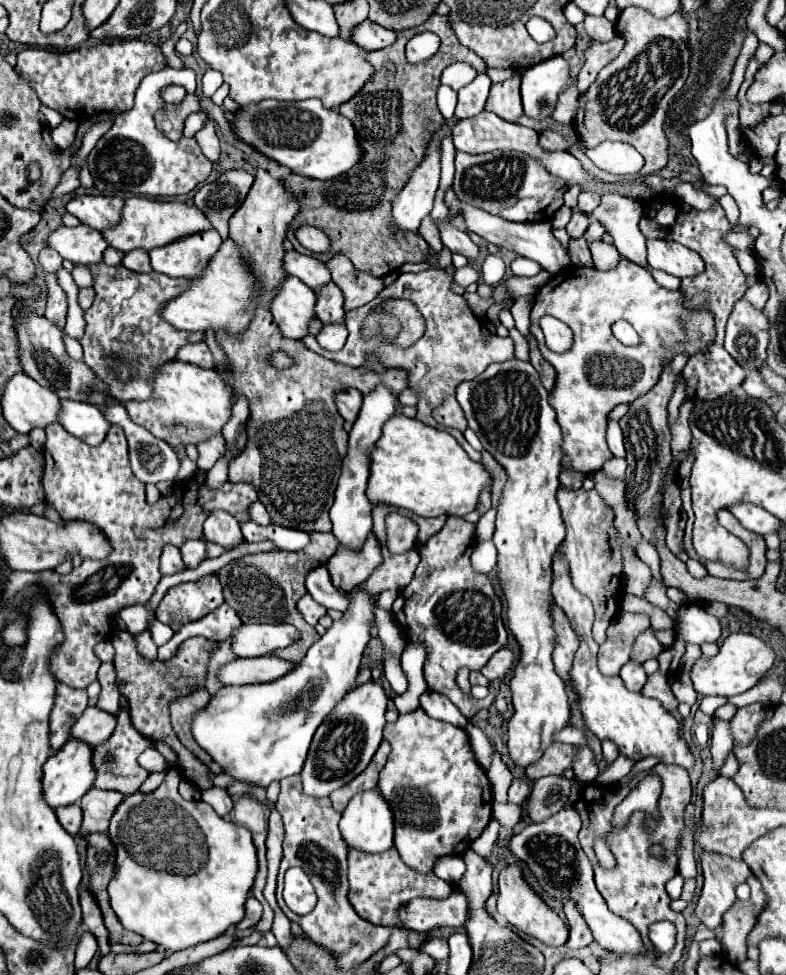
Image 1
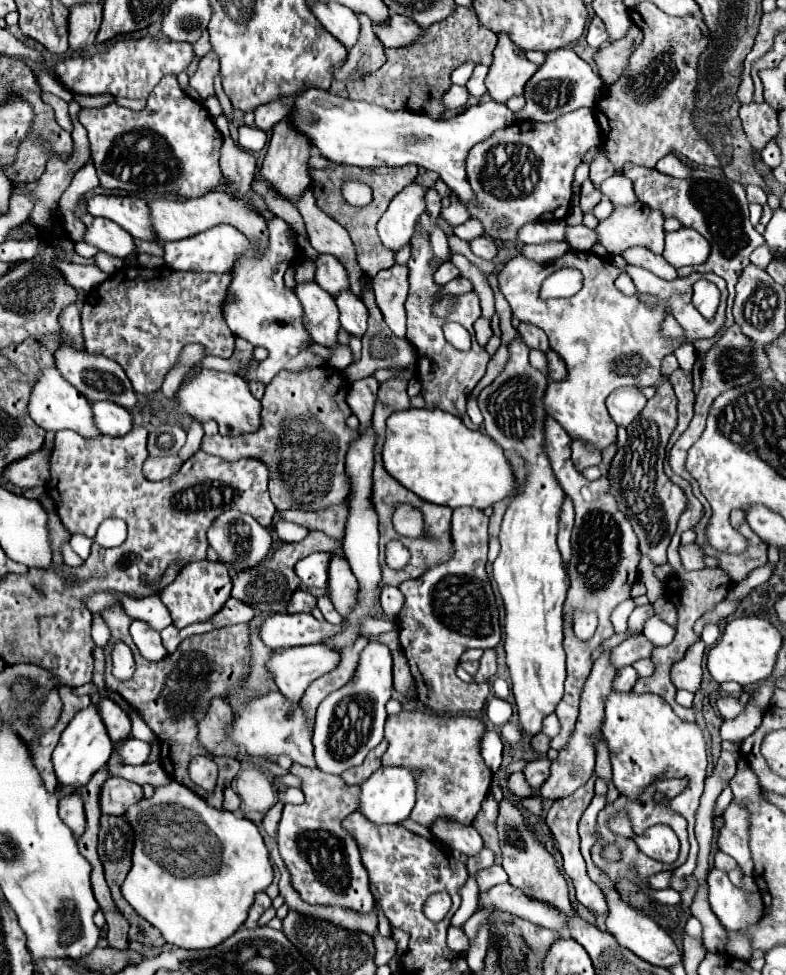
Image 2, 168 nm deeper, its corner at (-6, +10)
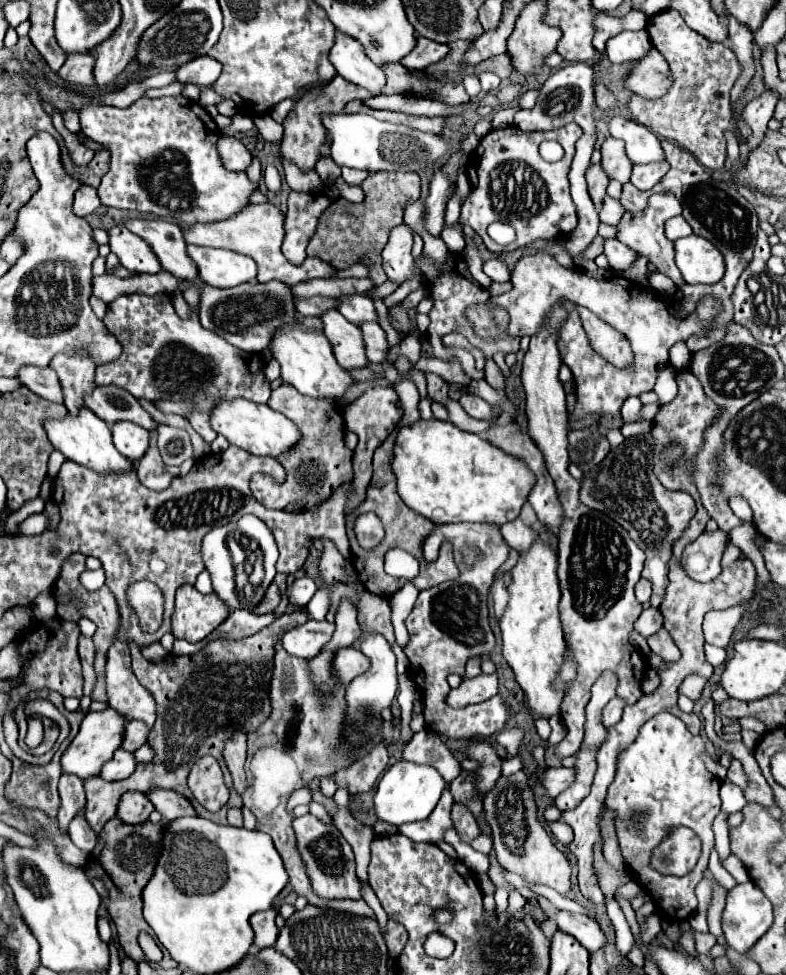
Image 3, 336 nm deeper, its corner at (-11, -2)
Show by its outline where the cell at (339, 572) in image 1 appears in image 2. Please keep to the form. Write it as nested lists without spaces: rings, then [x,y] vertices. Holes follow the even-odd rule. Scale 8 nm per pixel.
[[[333,556],[329,564],[329,594],[337,612],[345,618],[357,598],[357,578],[345,556]]]

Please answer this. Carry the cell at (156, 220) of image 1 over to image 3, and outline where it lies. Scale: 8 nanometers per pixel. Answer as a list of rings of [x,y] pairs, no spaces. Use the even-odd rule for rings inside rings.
[[[250,204],[246,206],[240,214],[234,214],[232,218],[224,222],[212,222],[212,224],[196,224],[192,230],[186,230],[186,244],[196,244],[196,246],[212,246],[212,248],[226,248],[244,256],[250,256],[258,264],[258,280],[268,282],[268,280],[282,280],[288,286],[312,280],[312,278],[330,278],[336,274],[334,266],[328,262],[322,262],[320,258],[306,258],[300,266],[292,266],[280,246],[284,240],[284,212],[274,206],[274,204]]]

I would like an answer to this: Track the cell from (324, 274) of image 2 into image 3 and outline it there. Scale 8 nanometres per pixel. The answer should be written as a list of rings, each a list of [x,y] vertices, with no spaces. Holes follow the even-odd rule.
[[[352,294],[352,296],[342,296],[338,300],[342,302],[338,306],[338,312],[344,314],[356,326],[360,326],[364,322],[378,322],[376,306],[374,306],[374,302],[368,296],[364,296],[364,294]]]

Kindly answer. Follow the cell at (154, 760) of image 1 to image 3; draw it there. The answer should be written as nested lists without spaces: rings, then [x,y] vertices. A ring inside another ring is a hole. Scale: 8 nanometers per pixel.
[[[116,750],[114,758],[110,762],[106,762],[100,770],[100,778],[108,780],[108,782],[116,782],[116,780],[124,780],[128,778],[136,768],[136,760],[130,752],[126,750]]]

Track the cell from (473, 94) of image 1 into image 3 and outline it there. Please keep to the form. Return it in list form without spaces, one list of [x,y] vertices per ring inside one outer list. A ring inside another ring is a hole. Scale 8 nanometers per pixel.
[[[492,72],[480,74],[480,82],[482,82],[482,90],[484,90],[484,92],[498,90],[498,86],[500,86],[500,78],[498,78],[496,74],[492,74]]]

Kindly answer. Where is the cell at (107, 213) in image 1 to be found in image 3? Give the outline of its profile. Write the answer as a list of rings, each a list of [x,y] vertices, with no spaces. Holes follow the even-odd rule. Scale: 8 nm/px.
[[[130,220],[126,226],[144,238],[162,262],[162,268],[182,280],[198,280],[198,268],[186,254],[186,242],[180,226],[170,220]]]

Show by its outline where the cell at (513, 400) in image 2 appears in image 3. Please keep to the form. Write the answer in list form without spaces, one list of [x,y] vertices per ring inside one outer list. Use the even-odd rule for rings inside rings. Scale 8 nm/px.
[[[536,536],[532,548],[522,554],[518,564],[512,568],[512,584],[508,586],[510,600],[500,624],[504,640],[504,658],[514,670],[518,684],[526,692],[528,706],[544,718],[560,714],[562,704],[562,694],[552,688],[552,680],[556,678],[566,648],[558,612],[560,586],[556,568],[558,562],[554,550],[550,550],[550,546],[544,546],[544,542]]]

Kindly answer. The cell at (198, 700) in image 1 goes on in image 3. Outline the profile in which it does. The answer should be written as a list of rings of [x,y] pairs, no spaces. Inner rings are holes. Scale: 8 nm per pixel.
[[[234,734],[228,744],[224,746],[224,760],[232,772],[234,788],[238,794],[242,794],[248,788],[246,772],[244,772],[244,760],[246,760],[246,736]]]

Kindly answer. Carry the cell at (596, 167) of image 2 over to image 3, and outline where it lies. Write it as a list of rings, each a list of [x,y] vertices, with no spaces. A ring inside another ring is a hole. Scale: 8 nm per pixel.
[[[608,136],[600,150],[602,150],[602,168],[608,174],[608,178],[616,178],[622,184],[628,182],[632,174],[632,162],[626,156],[624,142]]]

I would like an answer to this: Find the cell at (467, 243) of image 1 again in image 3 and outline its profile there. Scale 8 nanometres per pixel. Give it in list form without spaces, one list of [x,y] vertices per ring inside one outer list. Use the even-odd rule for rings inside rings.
[[[494,256],[484,262],[484,272],[494,280],[494,282],[510,282],[510,270],[504,264],[502,258]]]

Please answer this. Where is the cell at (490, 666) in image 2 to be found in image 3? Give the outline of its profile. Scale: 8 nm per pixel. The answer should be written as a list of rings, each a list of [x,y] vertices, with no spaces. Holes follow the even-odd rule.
[[[480,674],[476,678],[464,678],[458,688],[450,690],[446,696],[446,704],[452,708],[464,708],[468,704],[484,702],[498,692],[496,674]]]

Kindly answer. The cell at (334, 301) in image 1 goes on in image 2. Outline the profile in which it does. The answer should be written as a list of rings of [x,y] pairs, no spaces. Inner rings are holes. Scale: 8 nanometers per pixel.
[[[341,290],[333,298],[335,298],[335,304],[341,314],[339,316],[341,328],[345,328],[349,334],[363,336],[367,330],[367,316],[369,316],[365,304],[359,298],[355,298],[355,294],[351,294],[351,290]]]

